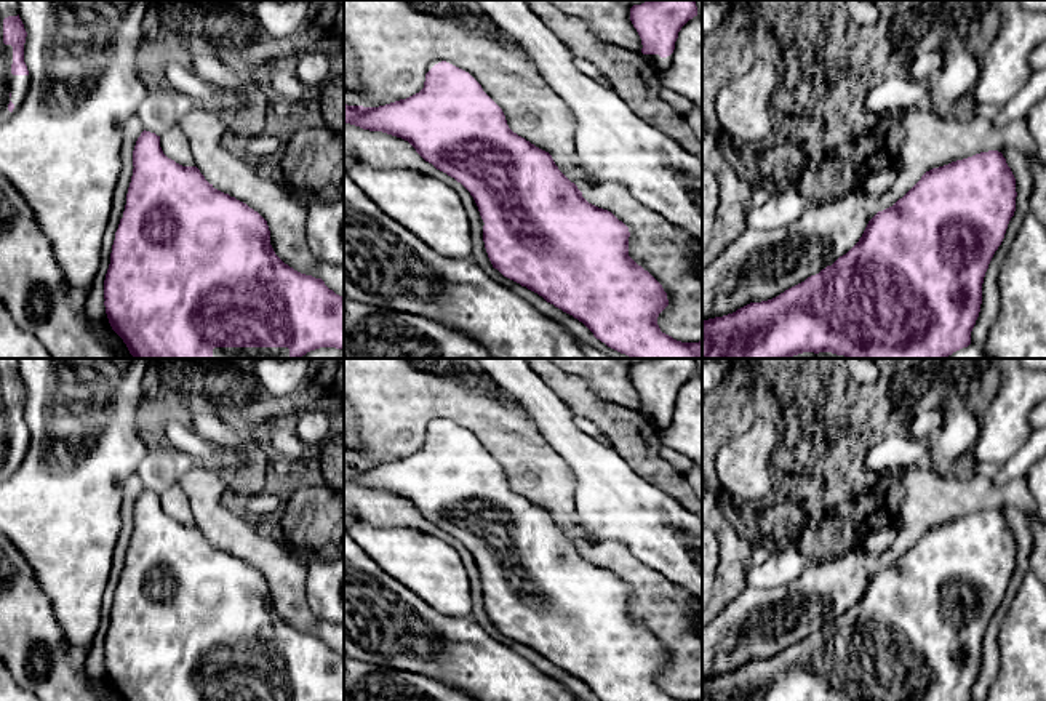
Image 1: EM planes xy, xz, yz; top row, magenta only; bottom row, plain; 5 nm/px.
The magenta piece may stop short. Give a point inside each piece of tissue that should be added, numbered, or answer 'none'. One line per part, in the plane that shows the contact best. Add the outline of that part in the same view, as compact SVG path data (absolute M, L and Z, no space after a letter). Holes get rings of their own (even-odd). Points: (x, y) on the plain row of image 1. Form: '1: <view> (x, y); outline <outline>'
1: xy (18, 444); outline M0 359L0 482L13 475L22 464L29 434L13 434L13 405L3 402L3 378L19 373L19 359Z
2: xz (661, 423); outline M645 413L645 415L659 432L665 431L670 426L672 413L667 416L661 416L659 413Z

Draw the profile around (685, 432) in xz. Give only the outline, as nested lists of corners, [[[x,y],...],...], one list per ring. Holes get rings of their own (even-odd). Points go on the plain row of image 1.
[[[689,378],[675,400],[670,426],[662,443],[688,456],[702,471],[702,378]]]

